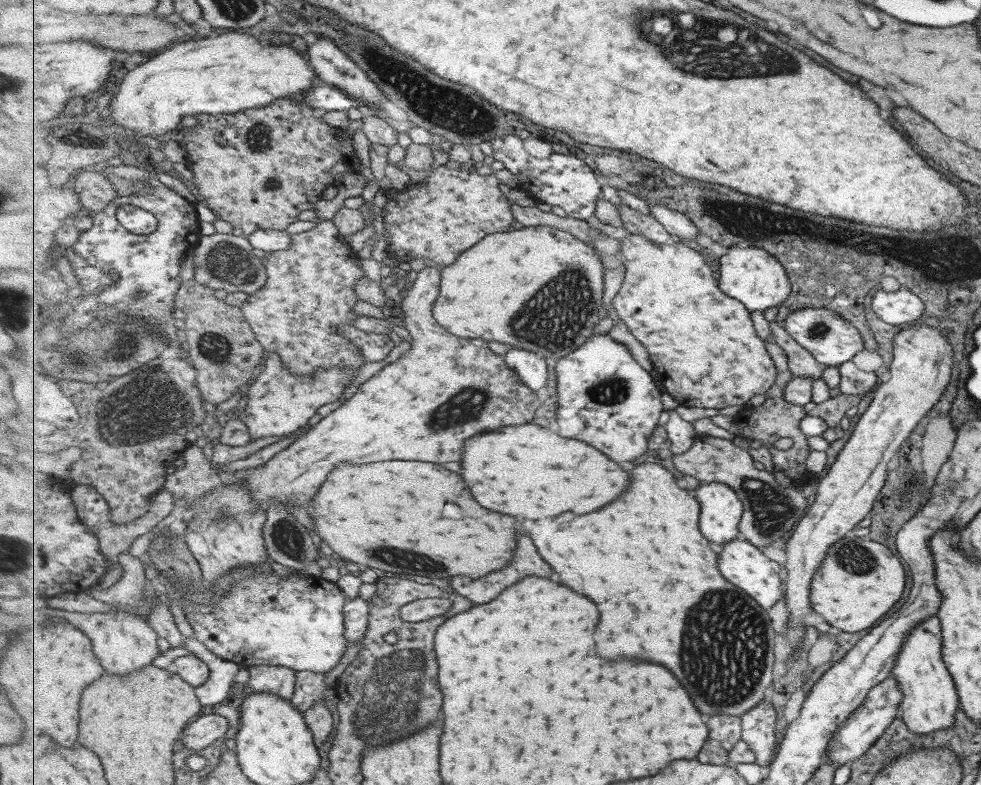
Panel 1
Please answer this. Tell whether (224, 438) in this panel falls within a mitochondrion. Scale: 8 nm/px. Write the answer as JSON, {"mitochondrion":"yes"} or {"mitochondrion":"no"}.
{"mitochondrion":"no"}

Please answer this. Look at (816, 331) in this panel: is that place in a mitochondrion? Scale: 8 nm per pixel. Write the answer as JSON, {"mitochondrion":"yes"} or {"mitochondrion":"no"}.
{"mitochondrion":"yes"}

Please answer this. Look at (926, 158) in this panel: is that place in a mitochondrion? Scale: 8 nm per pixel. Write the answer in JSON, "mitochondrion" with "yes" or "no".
{"mitochondrion":"no"}

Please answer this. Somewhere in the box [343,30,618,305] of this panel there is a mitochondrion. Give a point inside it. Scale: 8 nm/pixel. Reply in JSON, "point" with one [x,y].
{"point":[404,79]}

